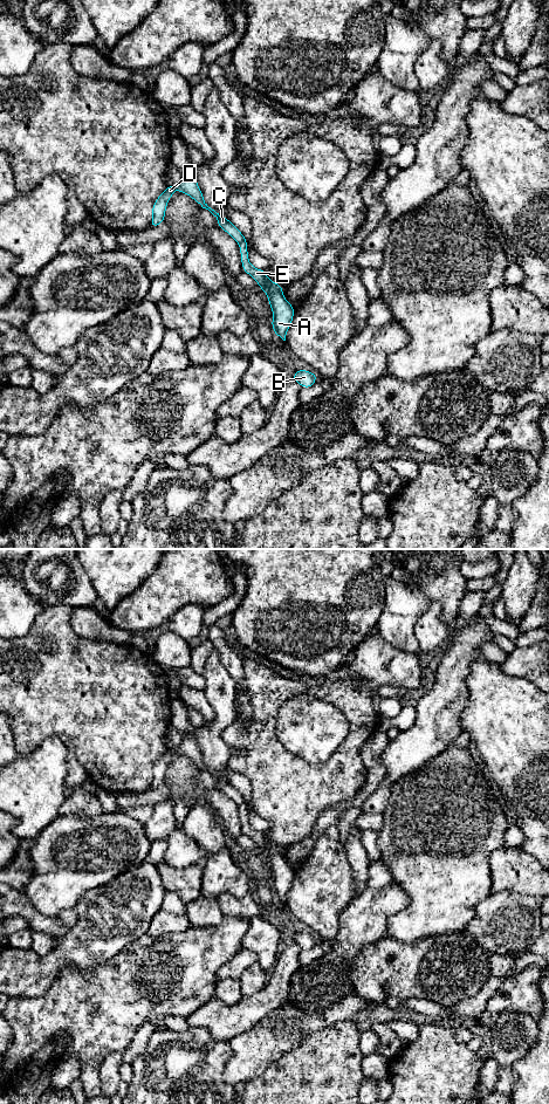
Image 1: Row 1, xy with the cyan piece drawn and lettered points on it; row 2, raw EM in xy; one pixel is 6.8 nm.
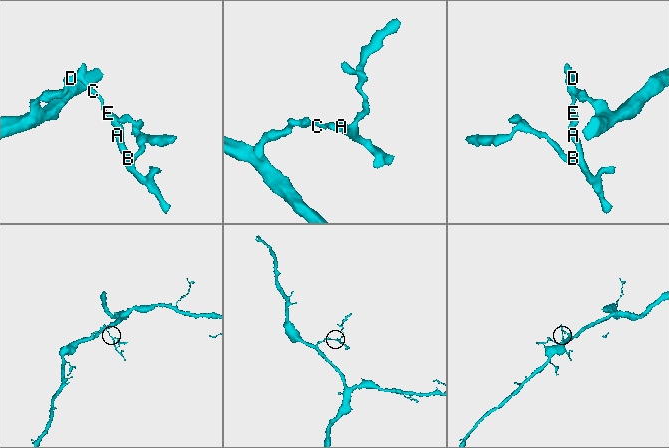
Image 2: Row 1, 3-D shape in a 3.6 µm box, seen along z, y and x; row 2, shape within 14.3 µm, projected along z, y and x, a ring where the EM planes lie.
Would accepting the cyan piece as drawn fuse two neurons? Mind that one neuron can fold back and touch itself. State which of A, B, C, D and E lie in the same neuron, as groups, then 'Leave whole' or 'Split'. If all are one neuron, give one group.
Groups: A B C D E. Leave whole

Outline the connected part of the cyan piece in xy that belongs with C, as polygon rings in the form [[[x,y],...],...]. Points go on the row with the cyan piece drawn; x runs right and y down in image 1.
[[[186,172],[178,185],[169,185],[167,188],[159,194],[152,206],[152,221],[150,227],[157,227],[164,221],[167,203],[176,190],[190,196],[203,208],[208,210],[217,218],[219,227],[238,242],[242,269],[251,275],[267,294],[273,311],[272,328],[274,329],[274,334],[286,341],[287,331],[294,317],[294,307],[284,299],[282,287],[268,279],[266,270],[258,269],[251,265],[246,238],[228,219],[207,206],[193,172]]]

